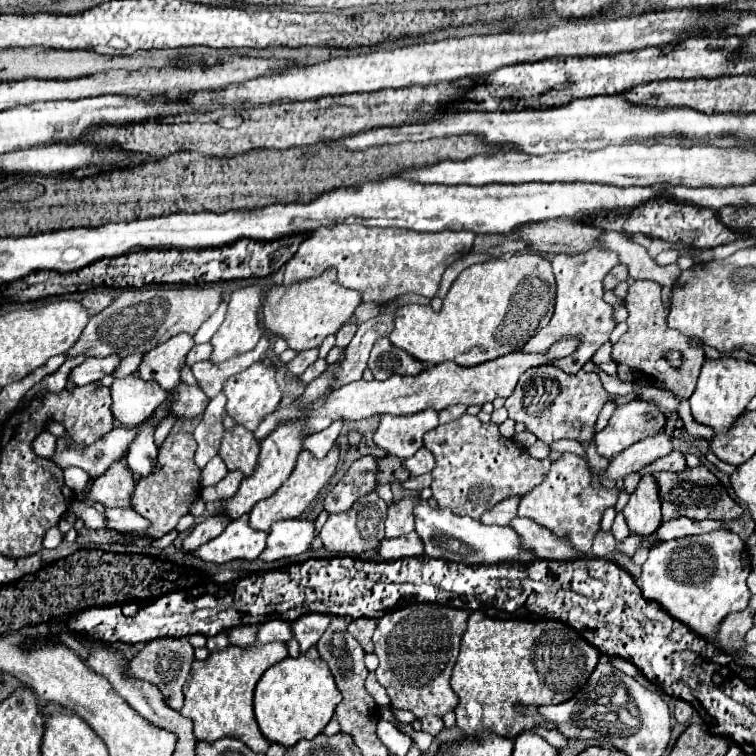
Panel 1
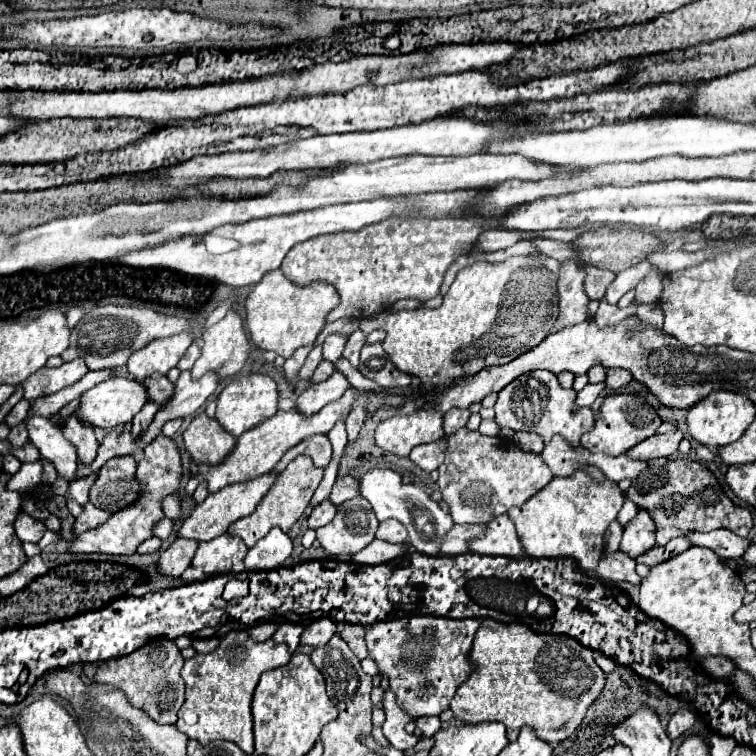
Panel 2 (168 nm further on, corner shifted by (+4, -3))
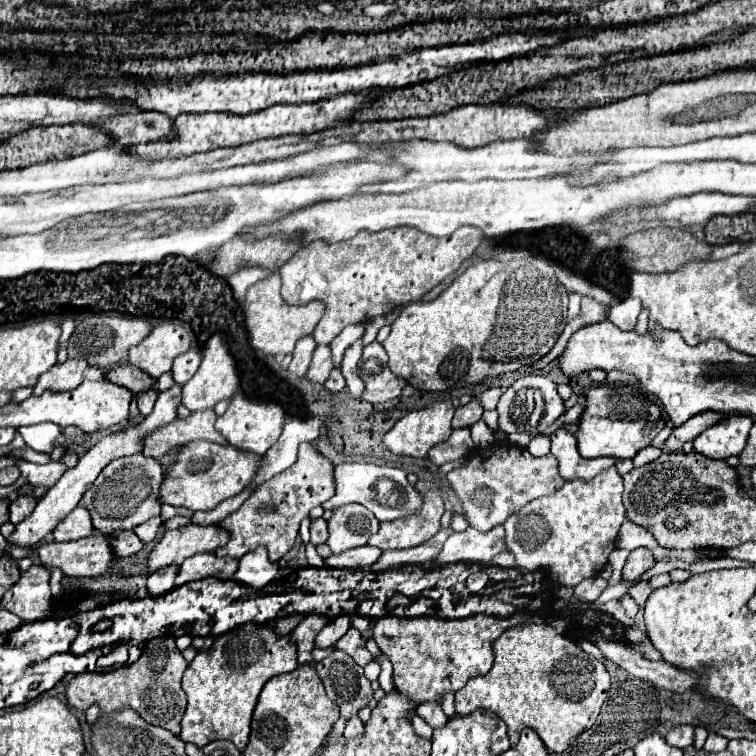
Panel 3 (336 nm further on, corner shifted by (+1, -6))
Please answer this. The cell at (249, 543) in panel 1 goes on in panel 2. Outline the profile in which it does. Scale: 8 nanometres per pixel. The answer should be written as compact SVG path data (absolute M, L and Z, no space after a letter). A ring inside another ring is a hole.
M220 535L212 541L198 543L196 555L192 557L192 567L204 571L204 575L230 573L236 561L242 561L248 547L240 539L230 539L230 535Z

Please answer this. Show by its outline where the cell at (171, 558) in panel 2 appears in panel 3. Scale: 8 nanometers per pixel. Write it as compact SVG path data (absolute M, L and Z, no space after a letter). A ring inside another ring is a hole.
M165 566L163 570L153 572L147 578L147 588L151 596L161 596L167 594L169 590L173 590L175 586L175 574L179 572L179 566Z

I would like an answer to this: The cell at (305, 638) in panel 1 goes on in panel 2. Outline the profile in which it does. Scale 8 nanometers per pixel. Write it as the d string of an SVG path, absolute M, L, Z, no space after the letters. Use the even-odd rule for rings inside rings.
M316 619L316 623L310 623L302 635L302 645L312 645L312 647L320 647L326 645L332 635L336 633L338 625L332 619Z

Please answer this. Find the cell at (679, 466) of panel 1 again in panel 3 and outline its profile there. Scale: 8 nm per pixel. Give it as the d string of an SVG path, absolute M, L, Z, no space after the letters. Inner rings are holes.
M567 430L551 434L551 454L559 460L559 474L563 480L591 480L599 472L617 464L617 458L583 458L577 452L577 440Z

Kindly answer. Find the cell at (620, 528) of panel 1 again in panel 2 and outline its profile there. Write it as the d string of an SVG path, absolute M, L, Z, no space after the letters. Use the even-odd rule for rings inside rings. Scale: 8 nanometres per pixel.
M606 553L604 559L598 563L594 575L598 581L610 583L610 581L628 581L632 585L640 585L642 577L636 573L636 561L630 559L626 553Z

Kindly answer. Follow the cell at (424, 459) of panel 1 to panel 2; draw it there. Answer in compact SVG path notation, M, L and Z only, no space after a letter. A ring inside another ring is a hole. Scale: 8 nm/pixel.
M442 437L440 441L434 441L434 443L428 443L428 445L418 445L410 453L410 461L416 463L420 469L432 473L444 461L444 453L446 453L446 439Z

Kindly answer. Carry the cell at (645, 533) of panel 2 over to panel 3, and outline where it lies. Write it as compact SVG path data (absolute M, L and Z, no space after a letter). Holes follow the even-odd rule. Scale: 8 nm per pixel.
M635 548L629 552L629 558L623 566L623 580L637 580L645 570L655 564L653 552L649 548Z

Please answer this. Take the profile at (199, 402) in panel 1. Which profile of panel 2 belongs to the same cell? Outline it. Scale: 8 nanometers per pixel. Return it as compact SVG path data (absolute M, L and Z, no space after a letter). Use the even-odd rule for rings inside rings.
M152 375L152 377L144 379L142 383L148 391L148 399L158 405L164 405L172 395L172 383L164 375Z

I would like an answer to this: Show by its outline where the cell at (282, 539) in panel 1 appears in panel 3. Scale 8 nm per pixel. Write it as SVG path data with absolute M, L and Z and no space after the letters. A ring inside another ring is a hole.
M261 546L239 560L239 570L235 572L233 580L259 590L269 582L273 582L277 574L279 574L279 562L271 562L267 548Z

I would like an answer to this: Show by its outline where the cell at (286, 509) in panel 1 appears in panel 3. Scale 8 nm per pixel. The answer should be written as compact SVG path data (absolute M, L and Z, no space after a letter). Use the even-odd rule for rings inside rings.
M301 444L297 462L291 468L263 482L243 502L243 506L237 512L233 512L221 522L223 528L231 532L231 540L223 548L215 550L215 554L241 558L247 552L253 552L257 546L267 546L271 560L279 560L291 550L301 520L311 512L311 508L323 504L333 494L335 494L335 486L333 486L331 460L317 454L309 444Z

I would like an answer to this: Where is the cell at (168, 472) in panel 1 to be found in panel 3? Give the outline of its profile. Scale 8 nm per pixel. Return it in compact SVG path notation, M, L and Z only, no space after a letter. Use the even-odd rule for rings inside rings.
M97 530L81 540L41 544L37 554L45 566L61 568L67 576L101 576L115 558L111 534Z

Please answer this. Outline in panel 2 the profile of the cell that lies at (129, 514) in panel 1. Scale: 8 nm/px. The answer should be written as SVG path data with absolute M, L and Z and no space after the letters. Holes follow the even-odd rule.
M86 503L82 505L82 513L76 517L74 521L74 527L72 527L72 533L74 535L80 535L84 531L88 531L90 527L98 527L100 523L106 523L108 521L108 511L100 511L98 507L94 507L92 503Z

